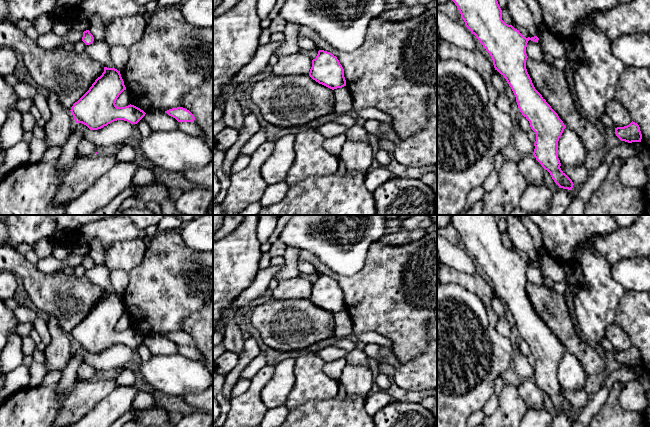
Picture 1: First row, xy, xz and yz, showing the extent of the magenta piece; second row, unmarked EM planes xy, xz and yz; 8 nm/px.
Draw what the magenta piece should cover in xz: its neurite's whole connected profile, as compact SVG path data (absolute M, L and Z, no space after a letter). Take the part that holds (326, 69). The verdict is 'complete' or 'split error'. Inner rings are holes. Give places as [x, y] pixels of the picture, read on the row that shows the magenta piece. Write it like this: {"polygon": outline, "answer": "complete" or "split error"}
{"polygon": "M319 50L316 58L312 60L309 76L332 90L346 86L344 69L339 60L324 50Z", "answer": "complete"}

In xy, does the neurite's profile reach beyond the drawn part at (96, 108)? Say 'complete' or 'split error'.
complete

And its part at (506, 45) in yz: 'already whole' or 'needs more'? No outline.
already whole

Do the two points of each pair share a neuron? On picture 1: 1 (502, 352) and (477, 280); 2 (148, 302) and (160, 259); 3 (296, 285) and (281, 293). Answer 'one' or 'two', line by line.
1: two
2: one
3: one

